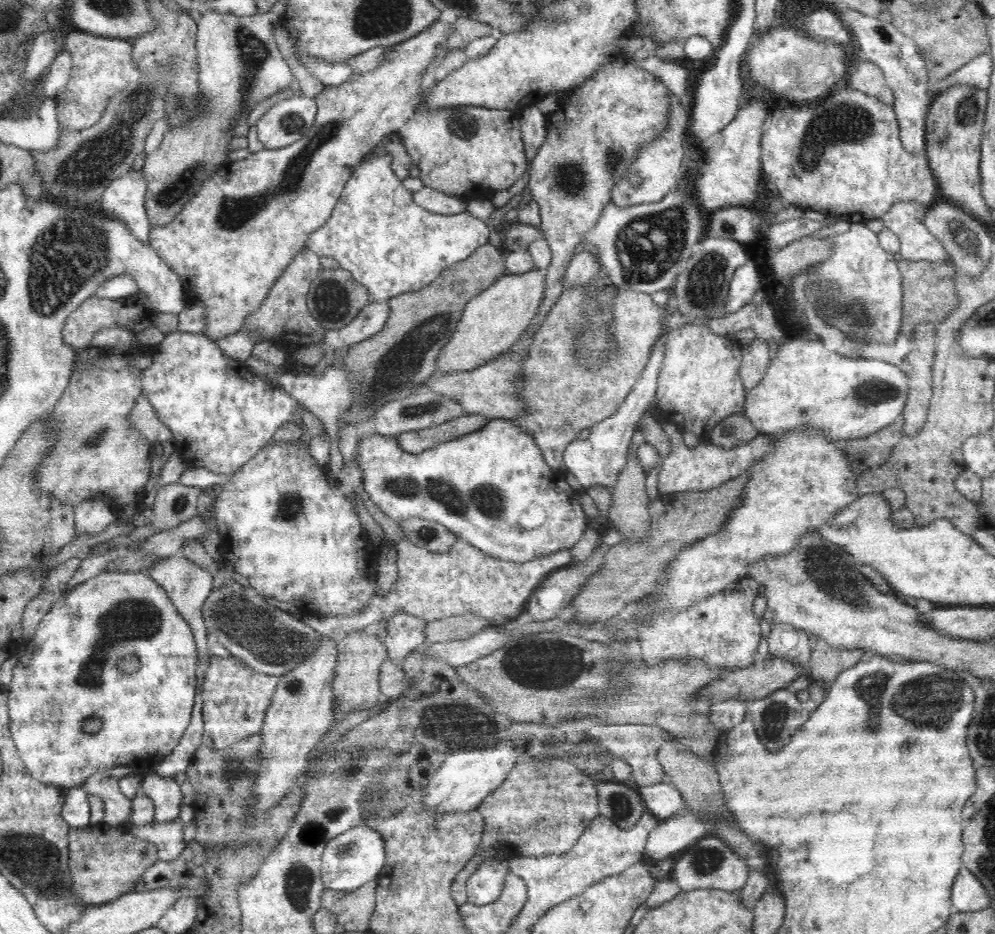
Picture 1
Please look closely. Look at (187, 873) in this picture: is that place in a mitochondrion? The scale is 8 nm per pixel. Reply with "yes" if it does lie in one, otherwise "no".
no

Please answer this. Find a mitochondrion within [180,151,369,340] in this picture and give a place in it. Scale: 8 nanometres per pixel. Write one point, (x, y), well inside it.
(332, 300)

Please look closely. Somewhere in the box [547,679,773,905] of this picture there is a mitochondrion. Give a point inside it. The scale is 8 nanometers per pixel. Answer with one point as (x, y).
(705, 863)

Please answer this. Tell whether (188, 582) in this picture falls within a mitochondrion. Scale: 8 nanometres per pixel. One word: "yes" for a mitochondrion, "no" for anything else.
yes

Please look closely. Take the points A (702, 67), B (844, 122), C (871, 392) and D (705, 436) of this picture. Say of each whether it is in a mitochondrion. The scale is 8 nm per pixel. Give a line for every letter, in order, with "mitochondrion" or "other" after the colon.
A: other
B: mitochondrion
C: mitochondrion
D: other

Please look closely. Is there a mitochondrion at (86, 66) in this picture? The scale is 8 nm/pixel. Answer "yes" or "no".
no

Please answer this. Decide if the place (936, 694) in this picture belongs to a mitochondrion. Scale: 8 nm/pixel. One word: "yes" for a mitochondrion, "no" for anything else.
yes

